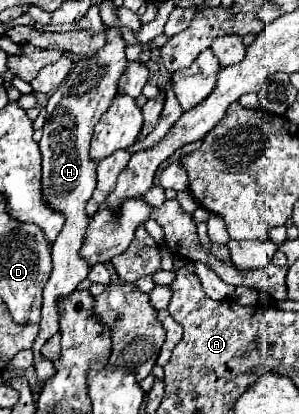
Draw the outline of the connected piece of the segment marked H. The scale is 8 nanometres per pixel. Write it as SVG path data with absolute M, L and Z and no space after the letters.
M105 27L105 45L99 53L83 57L75 61L73 69L59 85L59 89L47 101L47 117L43 125L43 139L39 141L41 155L43 155L43 175L41 175L41 191L43 203L51 205L51 209L63 213L65 225L59 237L53 243L53 273L43 287L43 313L39 323L39 335L31 347L33 351L33 369L39 377L39 387L55 375L53 361L41 355L43 345L49 341L51 335L59 331L59 301L69 297L75 287L87 277L89 267L87 261L79 257L79 249L83 245L83 235L89 225L89 217L85 215L85 205L95 191L97 175L95 175L95 161L89 155L89 143L93 137L93 127L97 125L99 117L109 109L113 95L117 93L117 81L125 69L125 41L121 37L119 27Z

